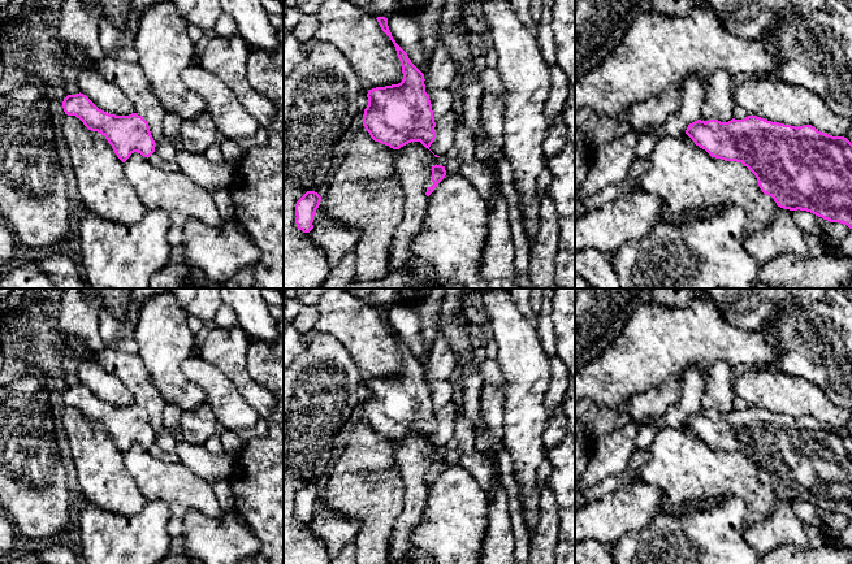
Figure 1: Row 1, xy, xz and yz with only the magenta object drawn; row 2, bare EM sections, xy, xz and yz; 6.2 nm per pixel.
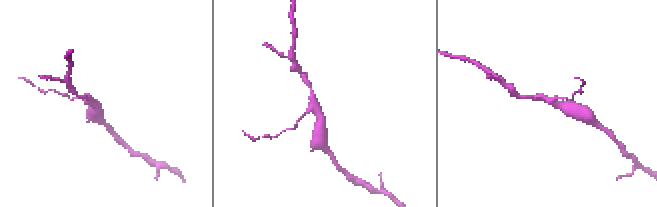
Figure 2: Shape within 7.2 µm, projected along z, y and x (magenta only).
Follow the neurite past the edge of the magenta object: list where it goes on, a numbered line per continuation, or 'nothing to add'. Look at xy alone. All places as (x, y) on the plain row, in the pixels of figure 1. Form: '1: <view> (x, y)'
nothing to add

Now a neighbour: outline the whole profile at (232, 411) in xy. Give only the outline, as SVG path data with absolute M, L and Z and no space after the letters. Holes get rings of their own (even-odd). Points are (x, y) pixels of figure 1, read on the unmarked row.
M193 353L181 364L183 374L199 385L207 395L217 424L239 431L256 425L259 415L239 394L235 385L217 368Z

